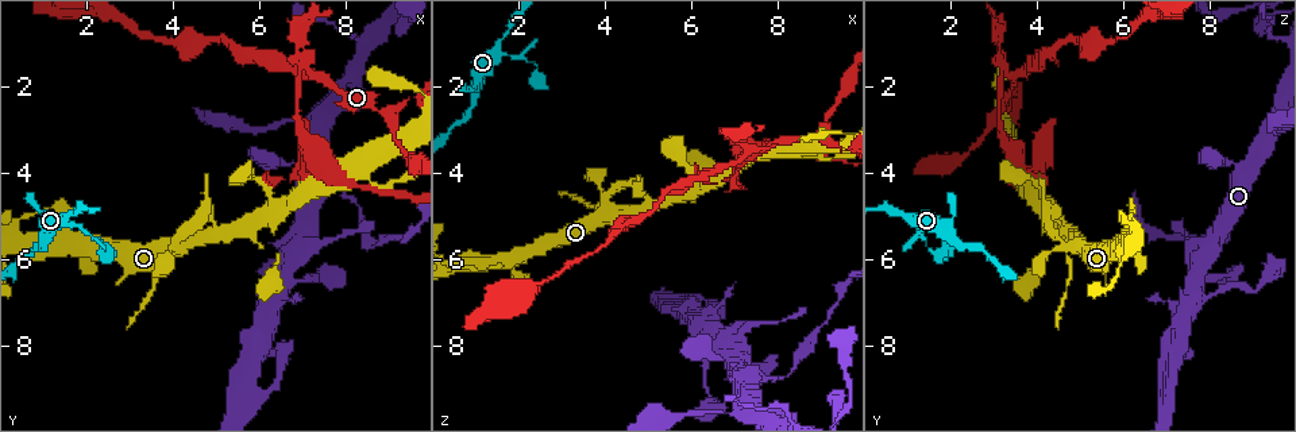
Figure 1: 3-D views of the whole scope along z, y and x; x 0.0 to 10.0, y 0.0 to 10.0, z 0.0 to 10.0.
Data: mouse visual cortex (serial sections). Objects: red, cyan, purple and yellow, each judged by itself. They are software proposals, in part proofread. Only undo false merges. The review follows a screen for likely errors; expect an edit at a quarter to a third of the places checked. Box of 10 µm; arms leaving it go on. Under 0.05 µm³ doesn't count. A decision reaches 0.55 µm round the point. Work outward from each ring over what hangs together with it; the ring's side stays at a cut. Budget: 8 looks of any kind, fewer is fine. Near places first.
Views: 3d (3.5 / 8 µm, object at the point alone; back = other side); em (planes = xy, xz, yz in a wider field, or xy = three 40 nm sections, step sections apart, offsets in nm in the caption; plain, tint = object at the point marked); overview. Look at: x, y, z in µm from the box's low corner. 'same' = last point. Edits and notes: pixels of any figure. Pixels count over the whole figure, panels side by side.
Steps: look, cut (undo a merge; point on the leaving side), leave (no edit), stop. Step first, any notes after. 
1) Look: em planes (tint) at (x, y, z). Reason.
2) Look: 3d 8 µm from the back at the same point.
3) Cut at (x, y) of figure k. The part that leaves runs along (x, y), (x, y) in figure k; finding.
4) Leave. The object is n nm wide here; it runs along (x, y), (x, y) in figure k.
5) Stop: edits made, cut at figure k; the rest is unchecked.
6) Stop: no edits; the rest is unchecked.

Look: 3d 3.5 µm at (3.90, 5.90, 4.30). A narrow waist.

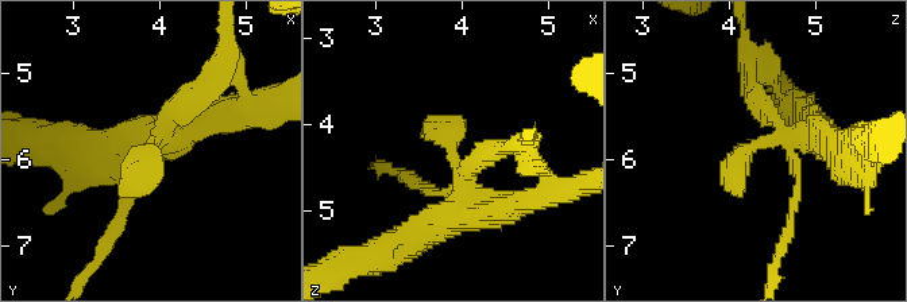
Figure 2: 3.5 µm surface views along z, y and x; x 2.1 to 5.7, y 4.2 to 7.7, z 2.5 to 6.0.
Look: em planes (tint) at (3.90, 5.85, 4.35). Need the tissue.

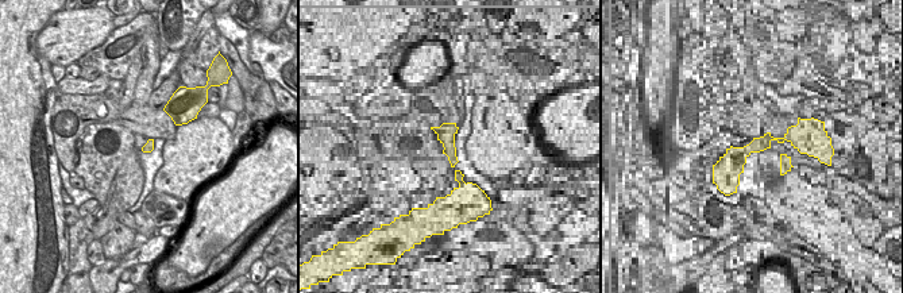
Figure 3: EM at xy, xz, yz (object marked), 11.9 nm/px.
Look: em xy step 5 (tint) at the same point. Cut it another way.

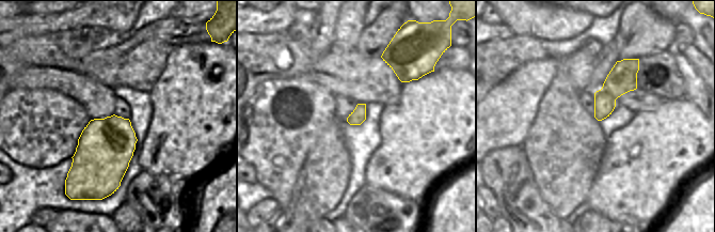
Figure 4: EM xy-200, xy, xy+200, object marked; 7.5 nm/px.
Cut at (204, 78) of figure 2. The object is 110 nm wide here; the part that leaves runs along (163, 132), (227, 62), (227, 37) in figure 2; two cells meet here.

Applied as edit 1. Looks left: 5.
Look: 3d 3.5 µm from the back at (8.20, 4.80, 8.70). Narrows sharply.

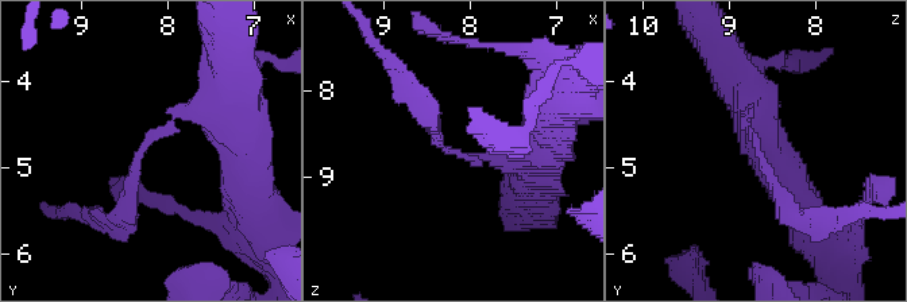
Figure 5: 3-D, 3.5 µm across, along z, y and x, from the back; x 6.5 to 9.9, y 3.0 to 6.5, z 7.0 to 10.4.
Look: em xy step 1 (tint) at (8.30, 4.75, 8.65). Need the tissue.

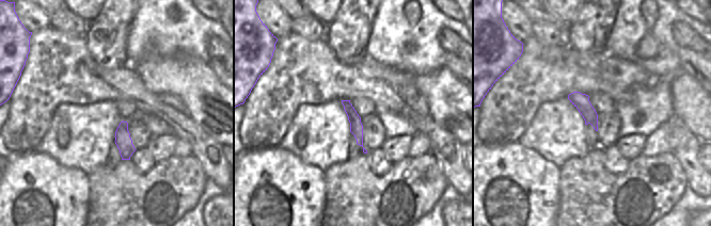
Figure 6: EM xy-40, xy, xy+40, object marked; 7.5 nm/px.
Cut at (138, 155) of figure 5. The arms are 200, 250 nm wide; the part that leaves runs along (173, 119), (143, 144), (119, 219) in figure 5; a second cell is stuck on.

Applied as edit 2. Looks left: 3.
Look: 3d 3.5 µm at (7.40, 1.80, 3.45). Sharp bend.

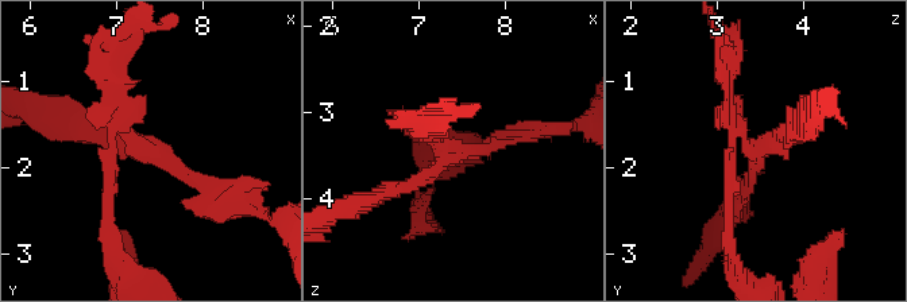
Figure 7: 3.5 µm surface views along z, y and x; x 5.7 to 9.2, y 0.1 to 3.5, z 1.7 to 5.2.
Look: em xy step 1 (tint) at (7.35, 1.75, 3.50).

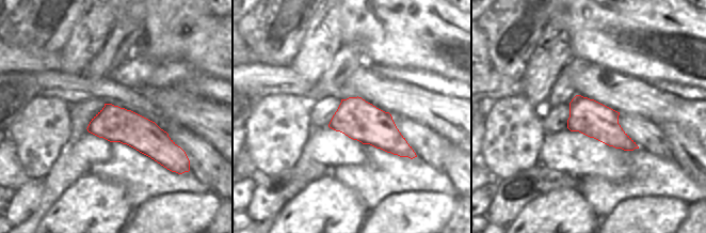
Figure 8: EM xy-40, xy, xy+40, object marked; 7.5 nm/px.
Cut at (108, 181) of figure 7. The arms are 100, 150, 200 nm wide; the part that leaves runs along (127, 134), (119, 126), (111, 138), (111, 242) in figure 7; a second cell is stuck on.

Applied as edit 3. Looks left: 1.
Stop: edits made, cut at figure 2, cut at figure 5, cut at figure 7; the rest is unchecked.

